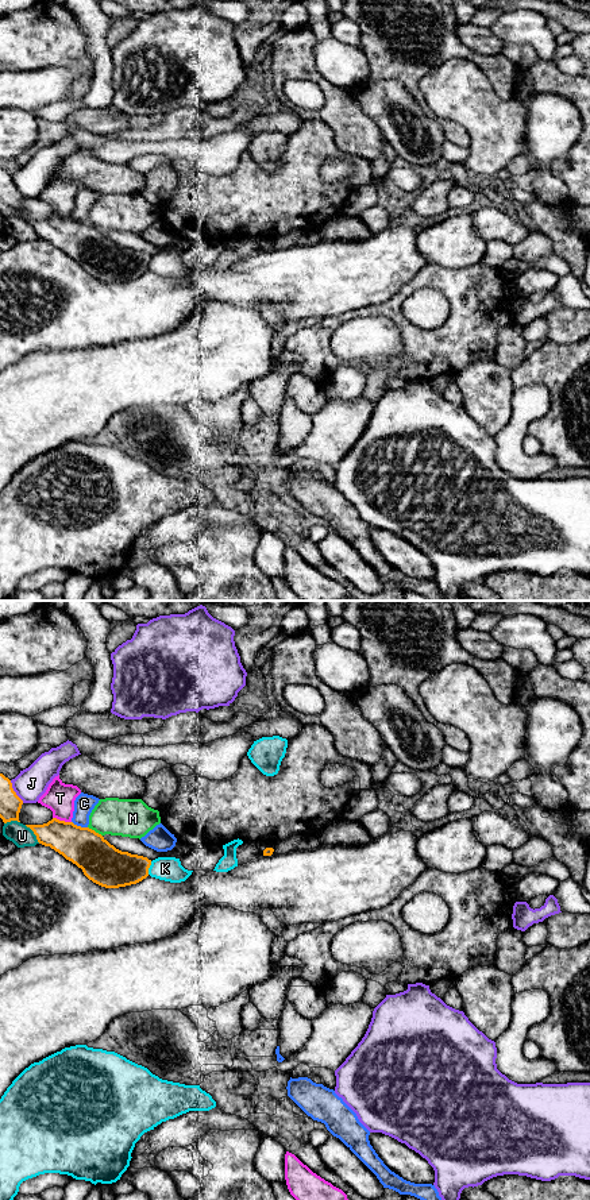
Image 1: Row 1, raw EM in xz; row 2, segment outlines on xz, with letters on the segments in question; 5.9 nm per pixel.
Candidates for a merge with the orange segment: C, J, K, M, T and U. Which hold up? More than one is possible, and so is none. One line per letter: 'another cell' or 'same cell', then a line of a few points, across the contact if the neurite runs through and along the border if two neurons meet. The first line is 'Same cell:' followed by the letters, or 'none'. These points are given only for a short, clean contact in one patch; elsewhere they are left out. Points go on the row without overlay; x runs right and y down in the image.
Same cell: none
C: another cell
J: another cell
K: another cell
M: another cell
T: another cell
U: another cell

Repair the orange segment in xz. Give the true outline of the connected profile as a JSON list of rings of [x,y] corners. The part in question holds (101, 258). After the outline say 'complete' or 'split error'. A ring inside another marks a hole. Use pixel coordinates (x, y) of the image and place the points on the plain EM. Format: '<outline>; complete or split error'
[[[57,213],[43,220],[26,221],[34,227],[39,239],[62,250],[101,282],[126,282],[149,271],[151,255],[116,244],[89,223]]]; complete

